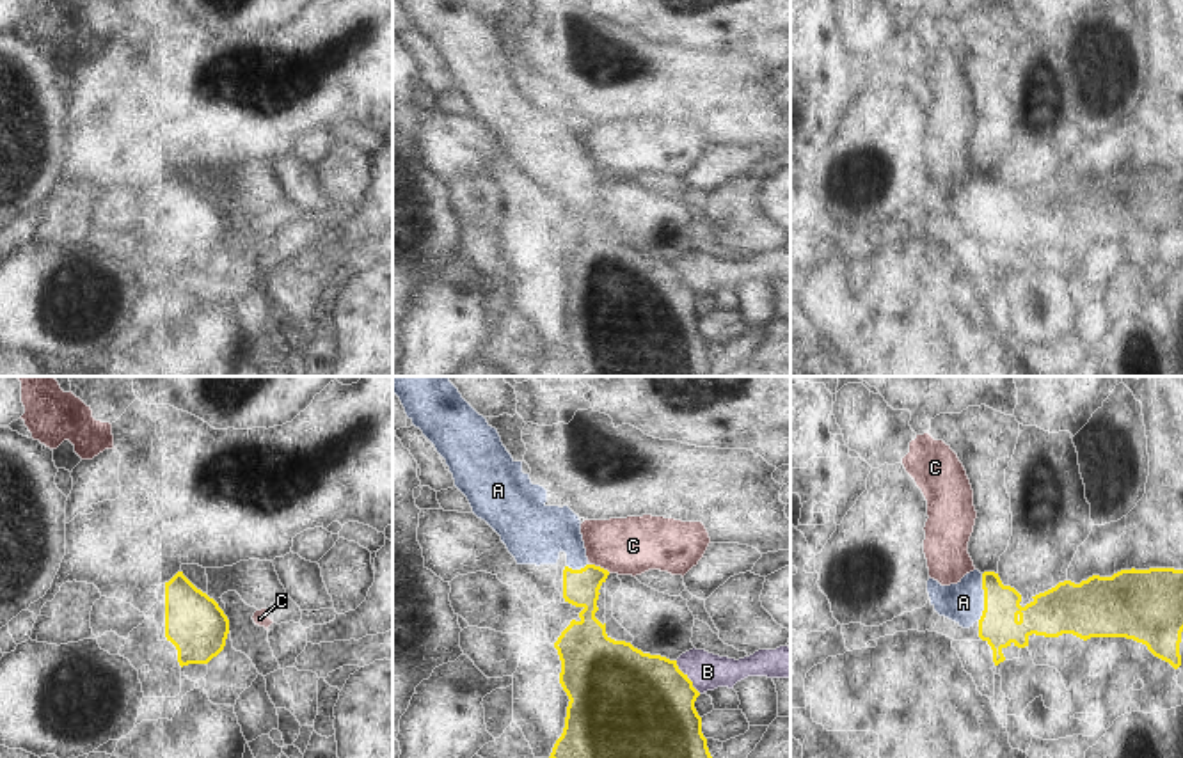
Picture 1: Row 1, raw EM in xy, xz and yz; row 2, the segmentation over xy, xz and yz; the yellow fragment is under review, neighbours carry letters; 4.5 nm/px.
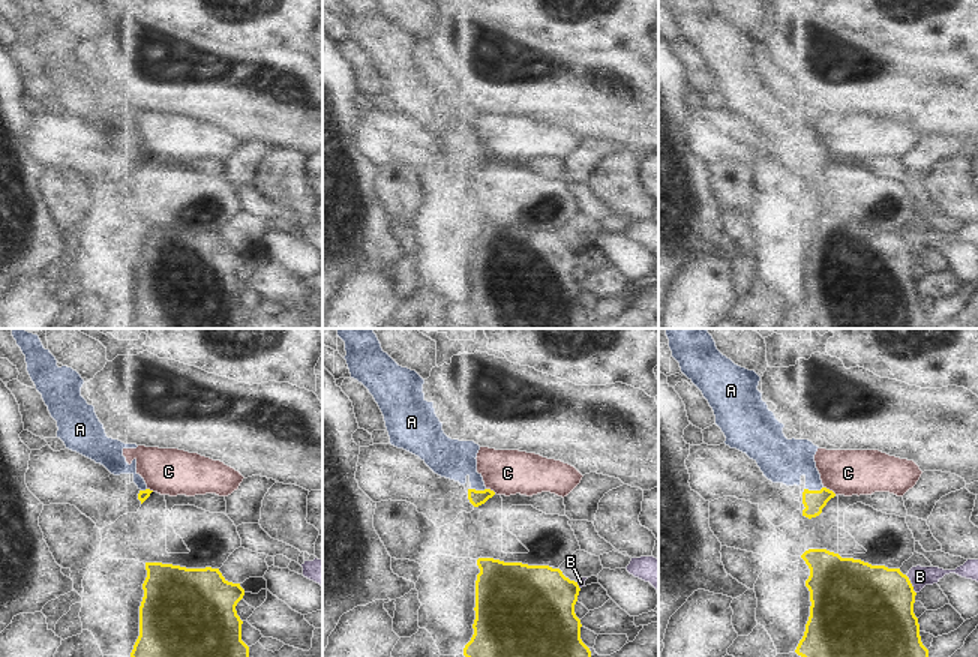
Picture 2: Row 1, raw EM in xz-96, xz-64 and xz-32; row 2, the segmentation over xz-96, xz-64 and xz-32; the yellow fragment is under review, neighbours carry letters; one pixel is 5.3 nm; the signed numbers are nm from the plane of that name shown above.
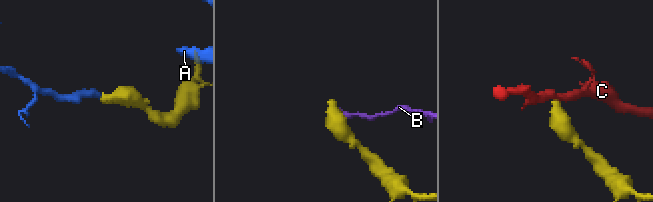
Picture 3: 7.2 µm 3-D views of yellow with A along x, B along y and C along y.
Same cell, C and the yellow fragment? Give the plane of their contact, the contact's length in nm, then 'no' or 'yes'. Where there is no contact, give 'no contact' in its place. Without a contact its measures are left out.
meets yellow in xz; contact 100 nm long; no

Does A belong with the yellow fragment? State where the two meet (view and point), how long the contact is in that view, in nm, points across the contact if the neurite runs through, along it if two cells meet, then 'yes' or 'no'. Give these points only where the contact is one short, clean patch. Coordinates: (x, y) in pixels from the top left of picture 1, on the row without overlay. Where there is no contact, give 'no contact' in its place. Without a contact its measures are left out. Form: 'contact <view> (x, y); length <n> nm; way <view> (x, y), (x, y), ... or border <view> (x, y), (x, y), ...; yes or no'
contact yz (984, 199); length 220 nm; way yz (999, 228), (997, 212), (984, 199), (963, 205); yes

